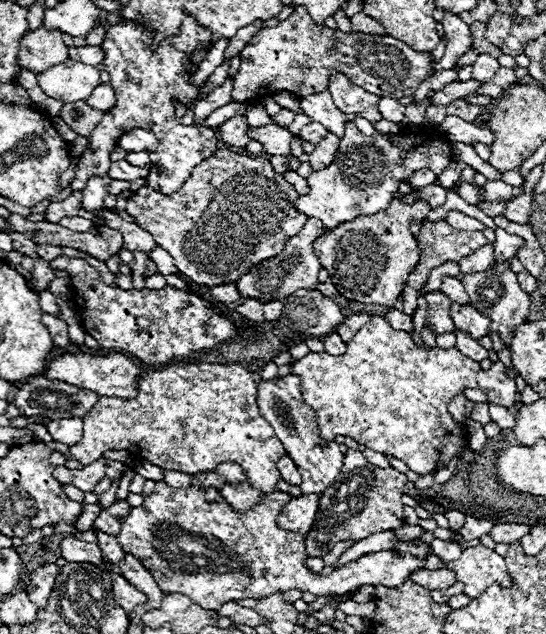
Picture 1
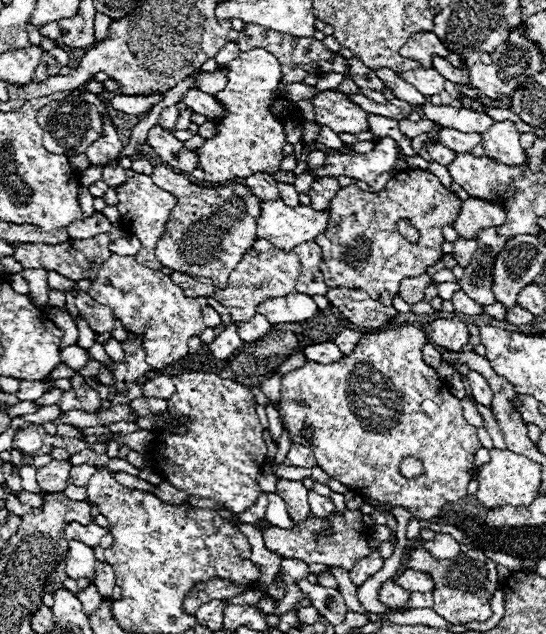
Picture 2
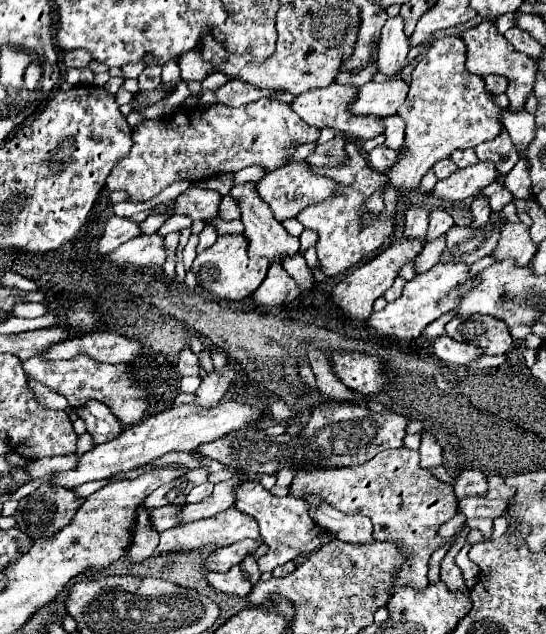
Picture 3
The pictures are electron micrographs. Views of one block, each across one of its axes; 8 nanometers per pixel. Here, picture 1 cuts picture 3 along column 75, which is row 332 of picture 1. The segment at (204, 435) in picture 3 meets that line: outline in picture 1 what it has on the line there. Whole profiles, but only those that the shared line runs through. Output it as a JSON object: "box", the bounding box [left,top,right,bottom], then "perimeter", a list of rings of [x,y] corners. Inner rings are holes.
{"box":[450,302,490,340],"perimeter":[[[452,302],[452,306],[450,306],[450,318],[454,318],[454,326],[458,330],[468,332],[474,340],[480,340],[490,330],[490,318],[482,316],[470,304],[456,304],[456,302]]]}

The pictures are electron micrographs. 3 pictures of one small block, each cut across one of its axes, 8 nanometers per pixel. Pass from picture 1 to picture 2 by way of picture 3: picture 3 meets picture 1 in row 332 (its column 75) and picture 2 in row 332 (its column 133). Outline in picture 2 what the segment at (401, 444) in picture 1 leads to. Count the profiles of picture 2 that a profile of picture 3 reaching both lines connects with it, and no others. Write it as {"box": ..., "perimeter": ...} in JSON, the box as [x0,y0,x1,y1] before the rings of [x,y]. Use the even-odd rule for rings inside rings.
{"box":[278,324,480,518],"perimeter":[[[412,324],[364,334],[350,356],[344,356],[334,364],[306,362],[288,372],[282,378],[278,404],[280,420],[290,434],[290,440],[312,448],[318,466],[328,472],[330,478],[360,490],[368,498],[388,502],[394,508],[404,506],[416,518],[438,516],[446,502],[466,496],[466,488],[472,480],[474,454],[480,448],[476,428],[466,422],[460,400],[444,387],[440,374],[424,362],[424,344],[428,344],[426,332]],[[306,428],[312,430],[312,442],[306,442],[302,436],[302,430]],[[406,456],[414,456],[424,464],[420,476],[404,478],[400,474],[398,466]]]}

